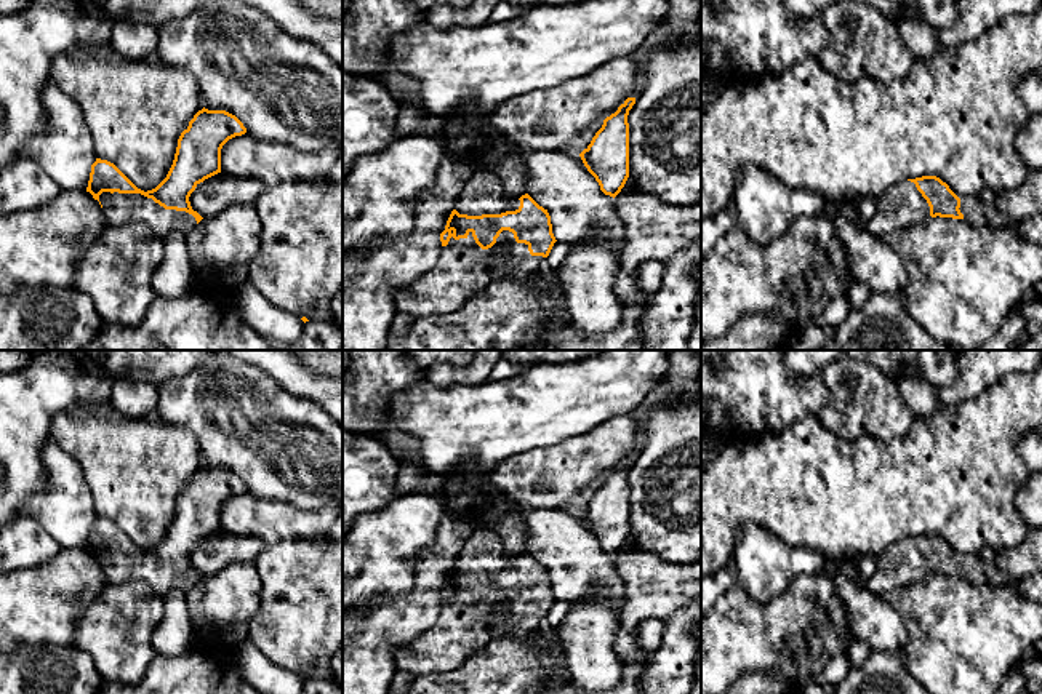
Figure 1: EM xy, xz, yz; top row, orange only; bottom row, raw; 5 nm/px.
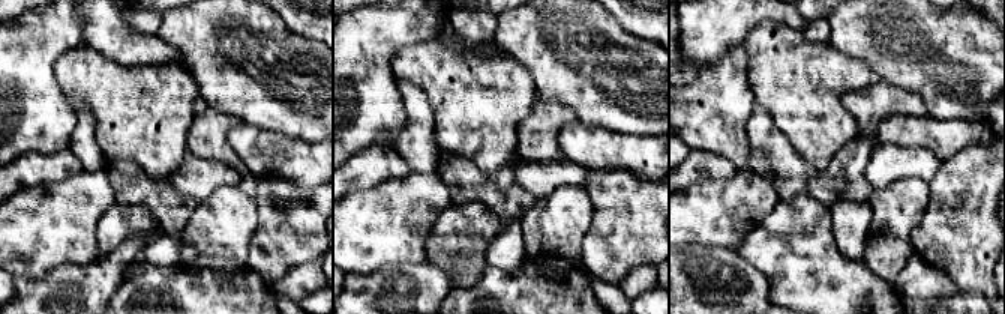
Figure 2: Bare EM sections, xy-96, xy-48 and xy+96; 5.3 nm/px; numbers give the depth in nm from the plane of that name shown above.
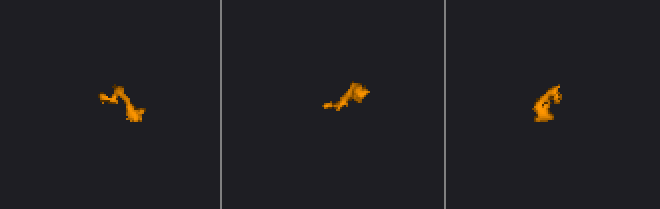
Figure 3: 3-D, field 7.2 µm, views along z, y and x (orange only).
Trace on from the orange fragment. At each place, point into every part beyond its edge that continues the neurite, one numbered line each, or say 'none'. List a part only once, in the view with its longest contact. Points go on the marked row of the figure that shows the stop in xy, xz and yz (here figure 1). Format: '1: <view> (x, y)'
1: xy (119, 208)
2: xz (461, 272)

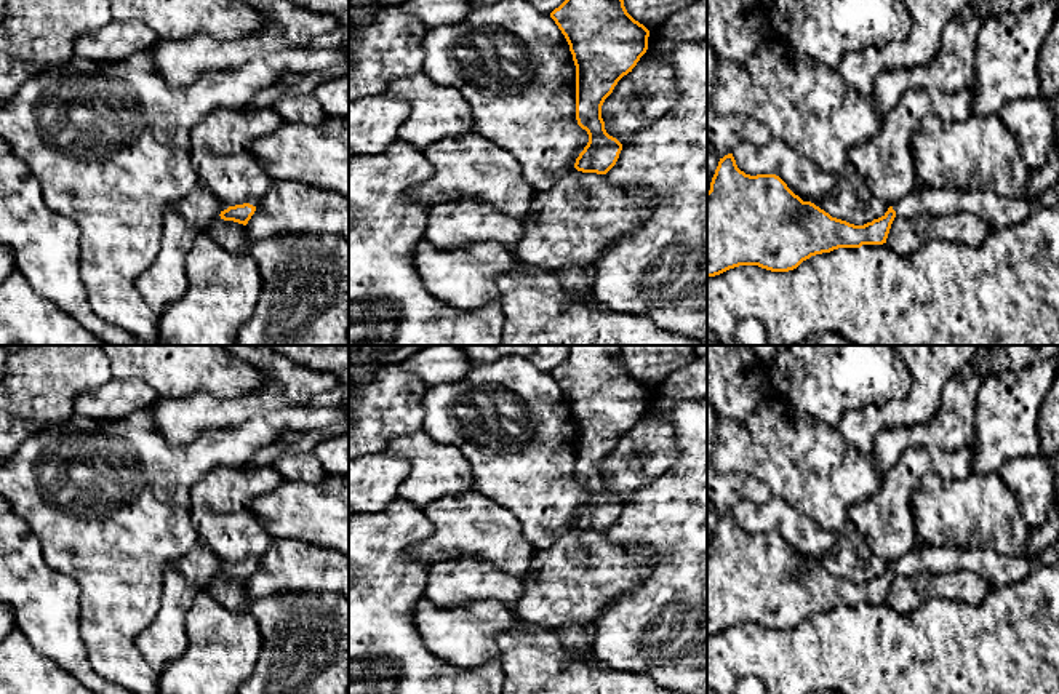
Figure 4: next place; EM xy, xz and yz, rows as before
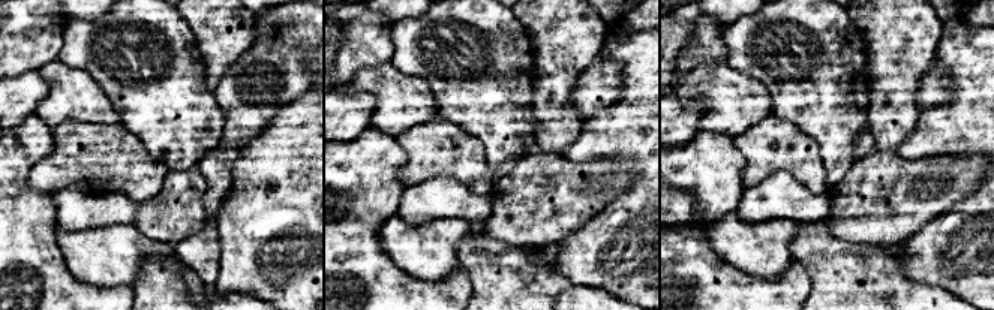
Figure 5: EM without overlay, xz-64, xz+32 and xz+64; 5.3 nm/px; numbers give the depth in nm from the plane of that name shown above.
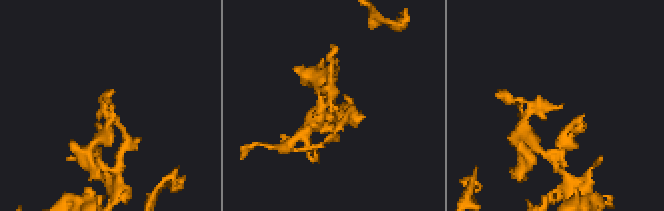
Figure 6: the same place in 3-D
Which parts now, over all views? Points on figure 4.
1: yz (997, 211)

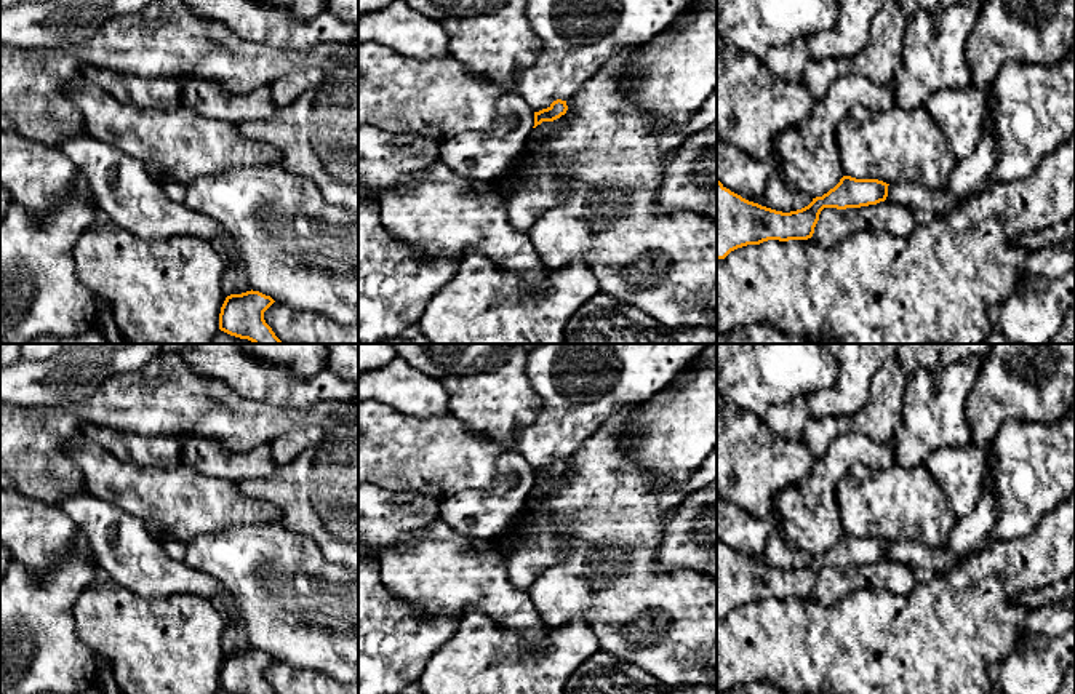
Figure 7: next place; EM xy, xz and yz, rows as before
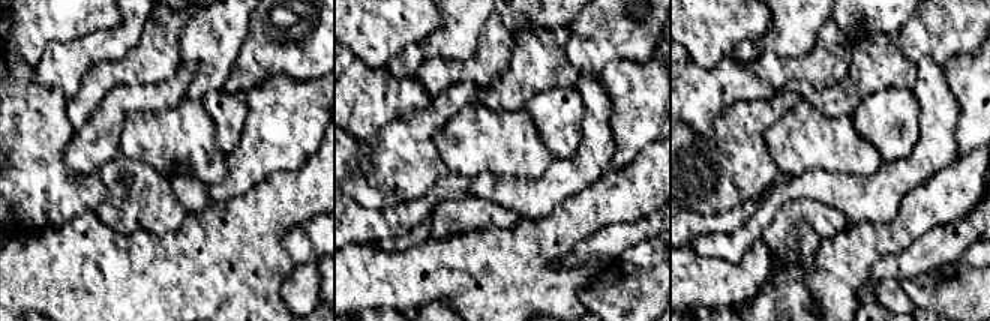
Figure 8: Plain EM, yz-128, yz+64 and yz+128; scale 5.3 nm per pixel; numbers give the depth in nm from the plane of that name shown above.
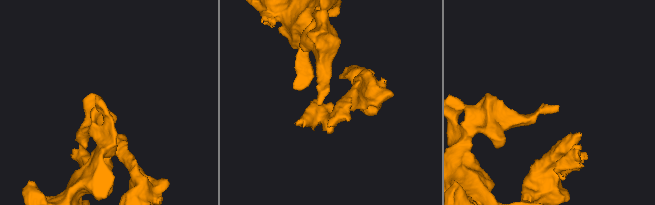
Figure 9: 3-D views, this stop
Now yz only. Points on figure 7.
1: yz (927, 203)

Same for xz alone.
none

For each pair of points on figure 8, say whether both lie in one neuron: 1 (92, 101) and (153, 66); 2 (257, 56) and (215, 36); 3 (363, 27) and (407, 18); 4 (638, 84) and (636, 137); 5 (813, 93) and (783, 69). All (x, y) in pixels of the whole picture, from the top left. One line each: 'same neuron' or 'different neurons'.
1: same neuron
2: different neurons
3: same neuron
4: same neuron
5: different neurons

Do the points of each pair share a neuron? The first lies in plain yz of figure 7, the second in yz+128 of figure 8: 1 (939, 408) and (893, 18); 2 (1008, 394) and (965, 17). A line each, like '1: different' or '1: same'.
1: different
2: same

